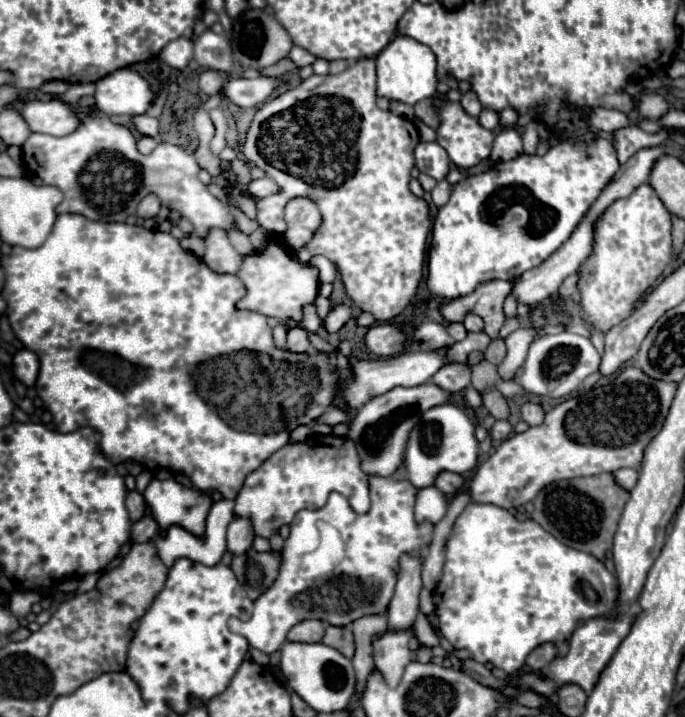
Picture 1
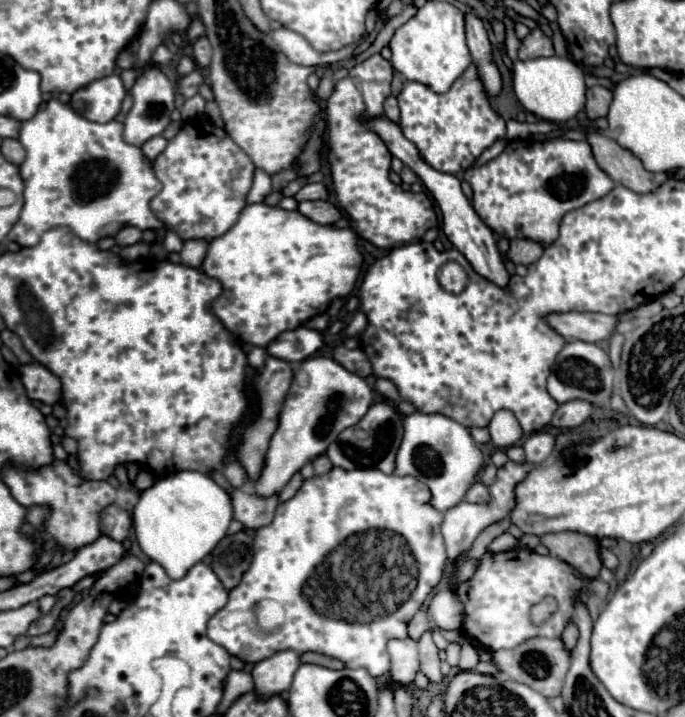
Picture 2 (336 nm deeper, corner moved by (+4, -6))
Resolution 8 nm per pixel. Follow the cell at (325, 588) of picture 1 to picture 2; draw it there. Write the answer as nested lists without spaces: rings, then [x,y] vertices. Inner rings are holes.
[[[332,468],[324,476],[304,480],[294,498],[278,504],[272,524],[256,530],[252,566],[246,570],[240,586],[230,590],[228,604],[210,618],[208,638],[246,664],[256,664],[280,650],[292,648],[296,652],[312,650],[338,658],[348,668],[366,668],[374,678],[384,676],[390,670],[386,642],[406,636],[408,622],[430,590],[442,580],[448,560],[440,534],[444,514],[434,510],[428,498],[428,488],[420,480],[388,476],[380,470],[348,472]]]

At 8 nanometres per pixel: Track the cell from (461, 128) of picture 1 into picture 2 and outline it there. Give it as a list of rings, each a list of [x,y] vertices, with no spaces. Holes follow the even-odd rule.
[[[470,64],[444,94],[436,94],[420,82],[404,82],[398,104],[400,128],[404,136],[414,142],[420,150],[420,156],[440,172],[464,172],[486,148],[498,140],[506,140],[506,124],[502,116],[492,110],[476,64]]]

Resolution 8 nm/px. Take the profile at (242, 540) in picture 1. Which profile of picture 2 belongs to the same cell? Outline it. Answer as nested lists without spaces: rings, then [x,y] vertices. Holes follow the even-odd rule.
[[[314,356],[294,366],[294,382],[282,406],[278,428],[270,440],[260,478],[252,482],[252,490],[260,498],[282,492],[290,478],[310,460],[324,454],[342,430],[354,426],[374,402],[374,388],[360,376],[348,372],[332,358]]]

